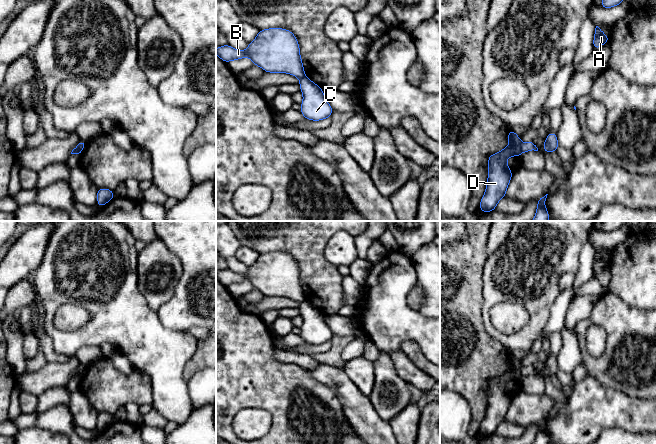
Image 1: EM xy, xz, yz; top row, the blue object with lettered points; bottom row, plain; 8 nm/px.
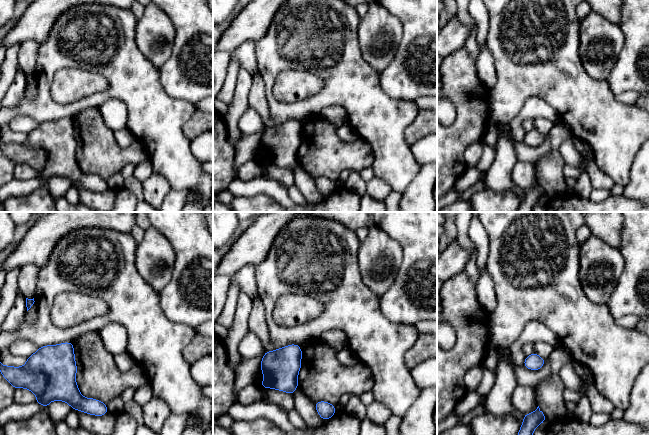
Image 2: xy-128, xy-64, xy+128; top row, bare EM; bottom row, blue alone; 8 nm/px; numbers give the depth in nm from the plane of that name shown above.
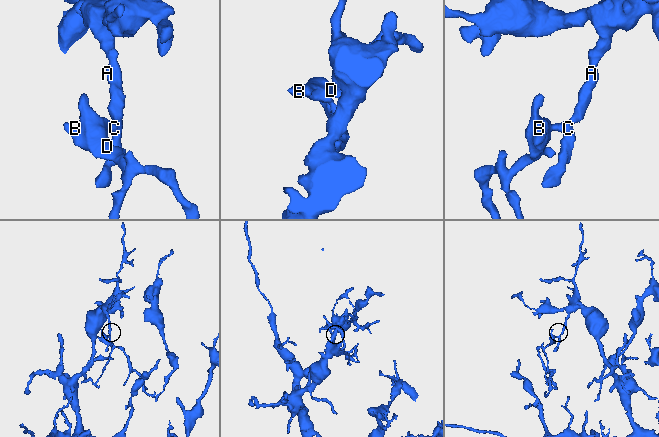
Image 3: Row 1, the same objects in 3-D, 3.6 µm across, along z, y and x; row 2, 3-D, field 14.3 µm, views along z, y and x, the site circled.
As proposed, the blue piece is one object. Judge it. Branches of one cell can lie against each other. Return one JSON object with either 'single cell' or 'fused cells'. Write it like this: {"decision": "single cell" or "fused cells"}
{"decision": "fused cells"}

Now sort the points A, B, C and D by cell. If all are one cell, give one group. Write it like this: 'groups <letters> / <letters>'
groups A C / B D

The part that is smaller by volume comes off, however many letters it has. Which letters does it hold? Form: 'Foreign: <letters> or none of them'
Foreign: B, D

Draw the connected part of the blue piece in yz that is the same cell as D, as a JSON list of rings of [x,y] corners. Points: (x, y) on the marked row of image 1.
[[[508,130],[509,146],[488,157],[489,169],[484,196],[480,200],[479,209],[483,213],[495,210],[498,202],[506,196],[508,184],[512,179],[512,171],[507,166],[507,158],[519,157],[522,154],[520,137],[512,130]]]

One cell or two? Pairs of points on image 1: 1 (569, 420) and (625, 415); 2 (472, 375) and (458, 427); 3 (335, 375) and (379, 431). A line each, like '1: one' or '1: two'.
1: one
2: two
3: one

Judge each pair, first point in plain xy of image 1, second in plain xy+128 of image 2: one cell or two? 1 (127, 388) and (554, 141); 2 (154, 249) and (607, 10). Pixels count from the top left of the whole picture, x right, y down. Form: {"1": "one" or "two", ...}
{"1": "two", "2": "two"}

